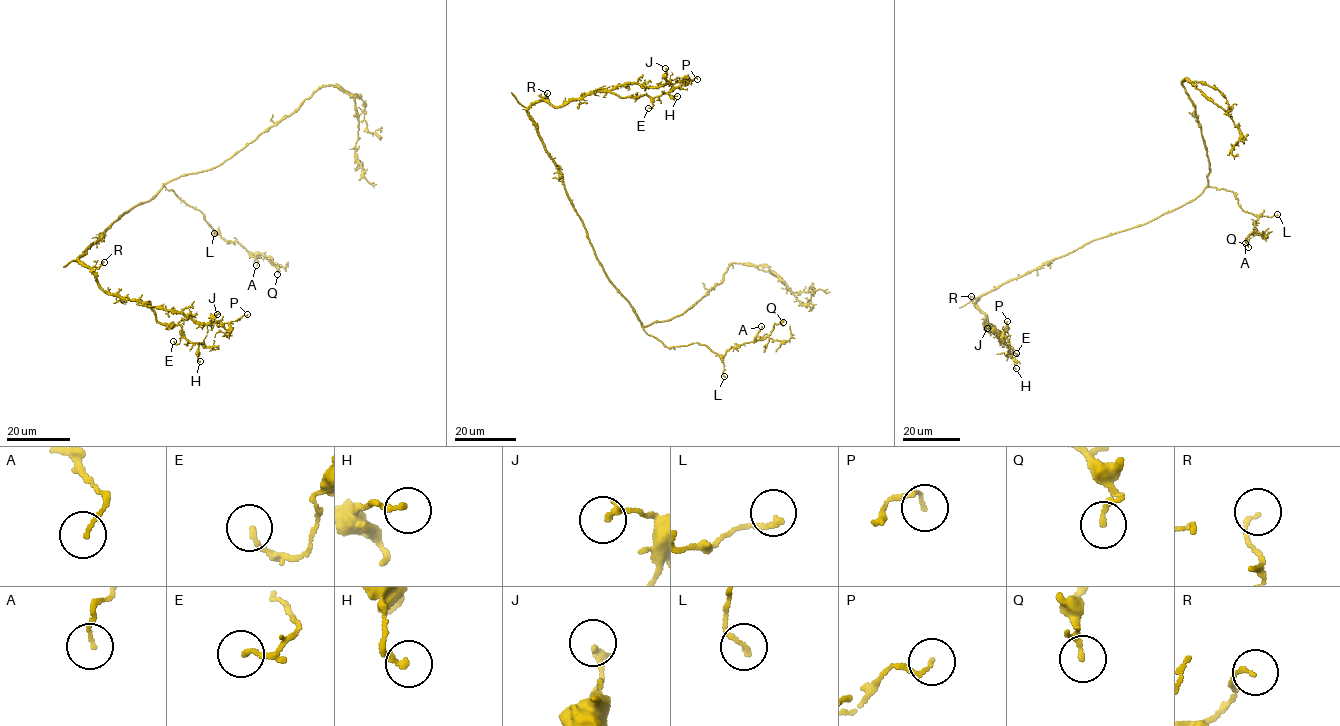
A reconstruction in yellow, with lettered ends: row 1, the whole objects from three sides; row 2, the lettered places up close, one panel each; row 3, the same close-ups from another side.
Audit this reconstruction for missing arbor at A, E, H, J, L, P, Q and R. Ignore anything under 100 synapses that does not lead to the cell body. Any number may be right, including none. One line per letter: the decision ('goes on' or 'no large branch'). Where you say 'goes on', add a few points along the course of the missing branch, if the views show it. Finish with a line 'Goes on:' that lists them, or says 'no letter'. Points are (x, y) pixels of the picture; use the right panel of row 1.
A: no large branch
E: no large branch
H: no large branch
J: no large branch
L: no large branch
P: no large branch
Q: no large branch
R: no large branch
Goes on: no letter

